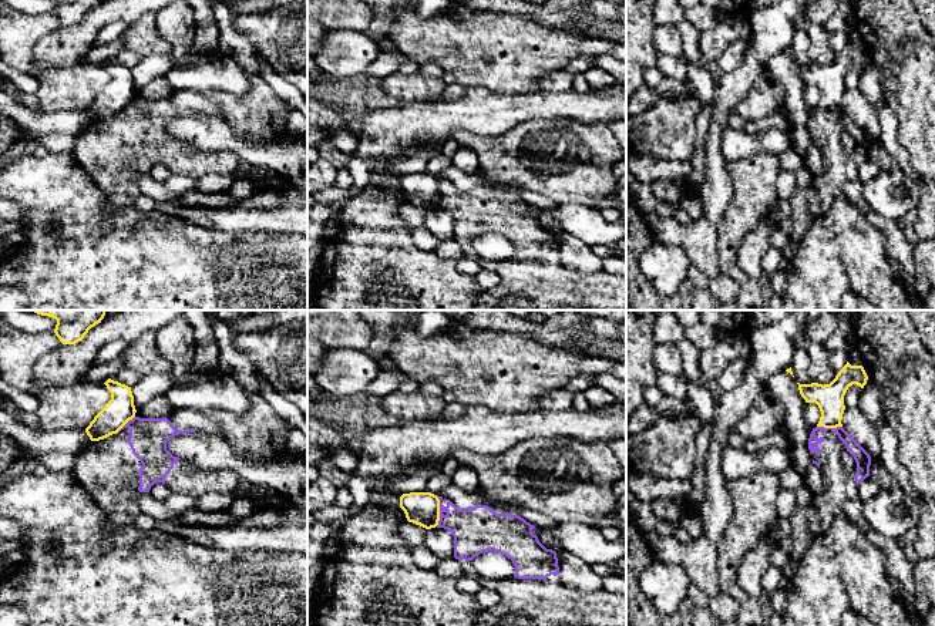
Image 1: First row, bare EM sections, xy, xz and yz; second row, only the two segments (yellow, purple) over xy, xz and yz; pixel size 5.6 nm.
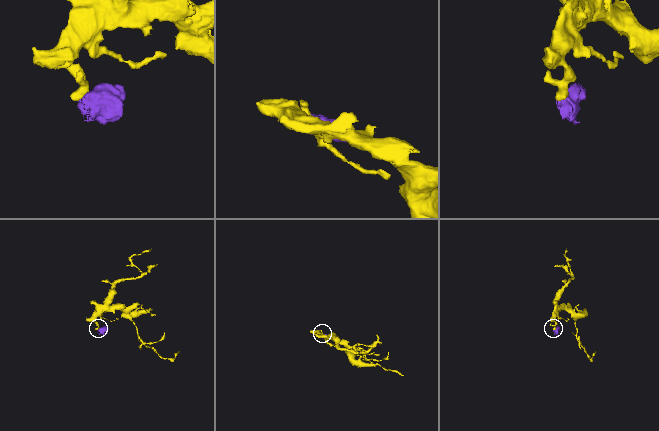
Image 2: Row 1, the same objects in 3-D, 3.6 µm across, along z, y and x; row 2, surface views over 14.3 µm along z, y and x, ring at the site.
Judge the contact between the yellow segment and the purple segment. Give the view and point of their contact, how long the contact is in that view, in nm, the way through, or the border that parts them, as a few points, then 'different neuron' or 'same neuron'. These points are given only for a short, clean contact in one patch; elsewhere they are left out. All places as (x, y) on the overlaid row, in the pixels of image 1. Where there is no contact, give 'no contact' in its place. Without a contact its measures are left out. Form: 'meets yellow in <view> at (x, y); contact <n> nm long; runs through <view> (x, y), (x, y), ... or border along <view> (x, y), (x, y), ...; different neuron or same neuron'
meets yellow in xz at (439, 511); contact 170 nm long; border along xz (439, 497), (439, 522), (436, 525); different neuron

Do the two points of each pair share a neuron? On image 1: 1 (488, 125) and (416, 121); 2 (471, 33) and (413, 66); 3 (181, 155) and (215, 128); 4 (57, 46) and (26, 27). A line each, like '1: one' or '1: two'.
1: one
2: two
3: two
4: two

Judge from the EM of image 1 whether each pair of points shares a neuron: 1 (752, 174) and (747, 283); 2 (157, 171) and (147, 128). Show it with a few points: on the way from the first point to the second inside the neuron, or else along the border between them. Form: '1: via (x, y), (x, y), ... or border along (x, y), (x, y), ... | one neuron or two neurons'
1: via (752, 201), (732, 228), (726, 246), (727, 256) | one neuron
2: border along (164, 164), (155, 164), (148, 172) | two neurons

